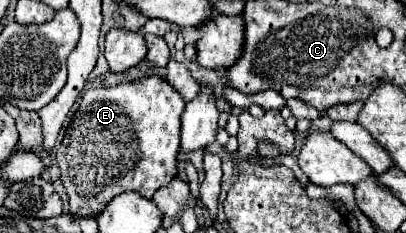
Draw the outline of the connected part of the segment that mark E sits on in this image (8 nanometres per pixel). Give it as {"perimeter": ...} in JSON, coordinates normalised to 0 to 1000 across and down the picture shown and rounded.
{"perimeter":[[[392,330],[219,382],[135,631],[150,777],[170,845],[170,923],[234,931],[303,820],[337,820],[372,854],[387,811],[406,803],[436,751],[441,502],[451,468],[451,416]]]}

